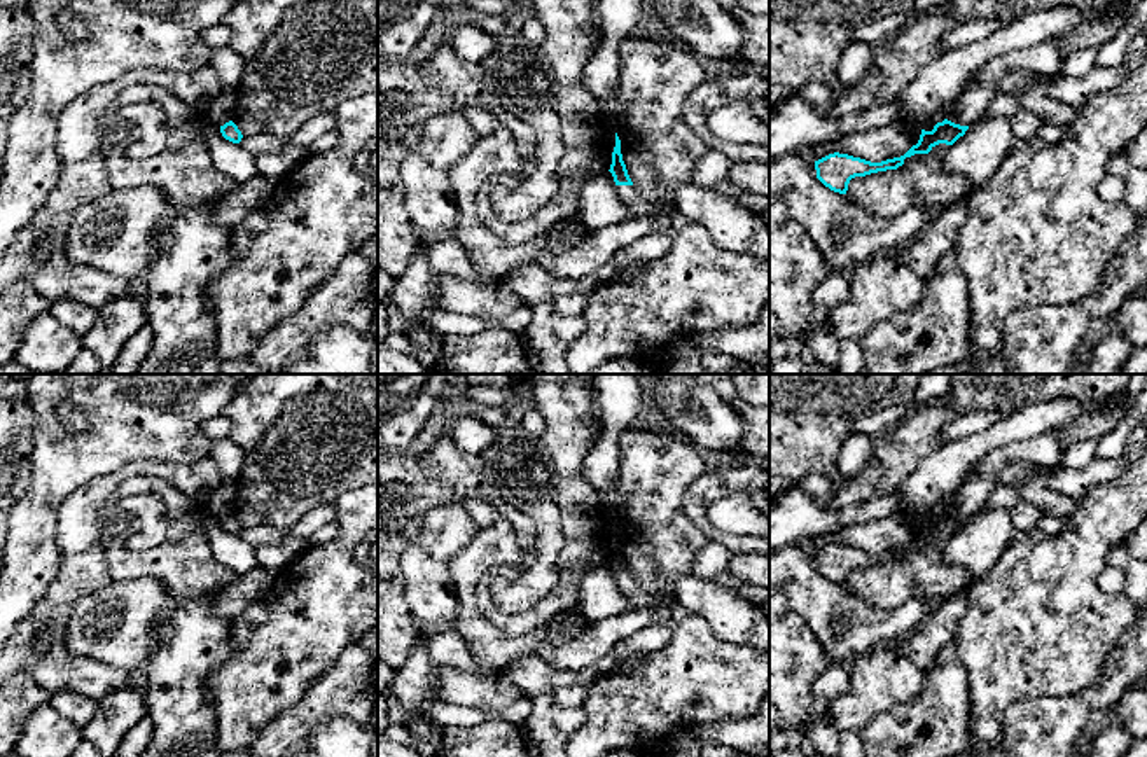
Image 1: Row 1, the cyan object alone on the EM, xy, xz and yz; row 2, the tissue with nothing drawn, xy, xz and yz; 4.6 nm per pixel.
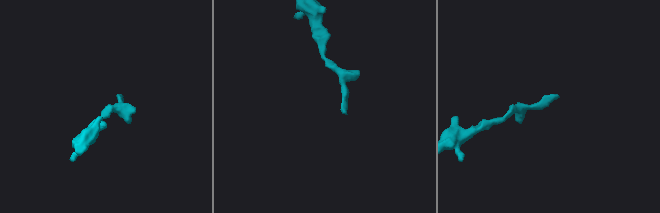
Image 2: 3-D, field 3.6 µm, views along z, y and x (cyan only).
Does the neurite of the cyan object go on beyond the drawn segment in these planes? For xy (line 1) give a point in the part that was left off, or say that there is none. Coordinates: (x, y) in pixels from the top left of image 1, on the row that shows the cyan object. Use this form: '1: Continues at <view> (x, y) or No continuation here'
1: No continuation here

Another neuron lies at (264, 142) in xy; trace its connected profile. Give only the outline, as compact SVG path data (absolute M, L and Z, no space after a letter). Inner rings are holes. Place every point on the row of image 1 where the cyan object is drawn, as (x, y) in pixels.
M261 133L255 136L243 136L240 145L254 156L282 150L287 143L287 138L278 138L269 133Z

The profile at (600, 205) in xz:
M608 170L594 175L582 187L577 213L580 222L593 231L633 219Z

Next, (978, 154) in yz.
M1007 117L974 121L946 152L946 170L963 173L974 187L986 184L998 170L1014 135Z

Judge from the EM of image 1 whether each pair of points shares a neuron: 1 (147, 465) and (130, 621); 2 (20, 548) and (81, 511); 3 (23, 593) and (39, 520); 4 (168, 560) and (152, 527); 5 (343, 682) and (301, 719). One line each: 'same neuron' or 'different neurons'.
1: different neurons
2: different neurons
3: same neuron
4: different neurons
5: same neuron

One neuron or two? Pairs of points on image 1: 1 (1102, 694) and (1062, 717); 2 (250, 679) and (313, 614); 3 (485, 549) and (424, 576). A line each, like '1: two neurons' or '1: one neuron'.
1: two neurons
2: one neuron
3: two neurons

